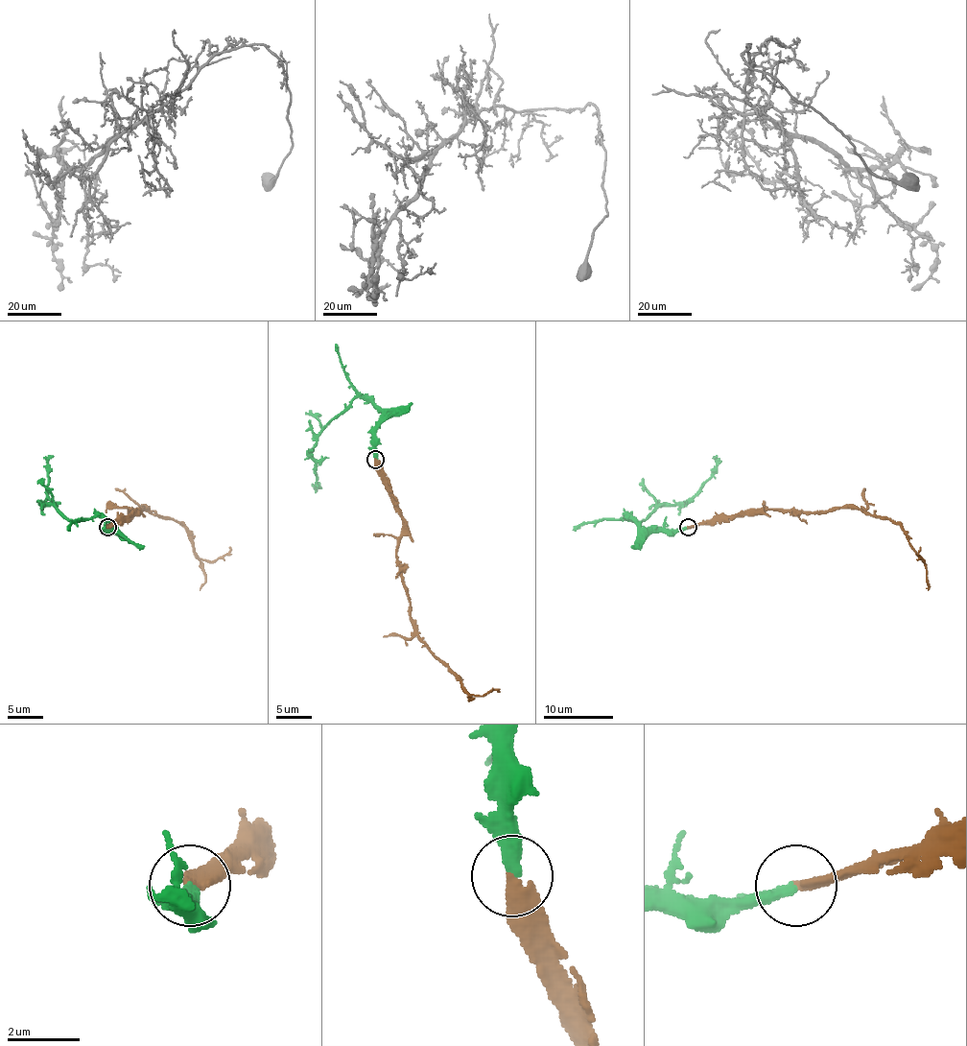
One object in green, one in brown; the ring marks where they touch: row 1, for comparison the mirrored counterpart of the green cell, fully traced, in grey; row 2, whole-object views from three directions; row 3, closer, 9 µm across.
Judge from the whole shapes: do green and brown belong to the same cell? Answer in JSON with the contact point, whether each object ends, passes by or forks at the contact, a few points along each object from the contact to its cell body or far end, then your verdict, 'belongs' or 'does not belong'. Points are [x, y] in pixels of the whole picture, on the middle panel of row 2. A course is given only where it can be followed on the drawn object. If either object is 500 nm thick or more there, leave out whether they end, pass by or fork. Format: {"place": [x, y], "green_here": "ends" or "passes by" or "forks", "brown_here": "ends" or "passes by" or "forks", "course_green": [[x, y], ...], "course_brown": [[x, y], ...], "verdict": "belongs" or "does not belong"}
{"place": [375, 460], "green_here": "ends", "brown_here": "ends", "course_green": [[376, 459], [374, 426], [381, 414], [368, 399], [357, 396], [321, 431], [311, 459], [317, 488], [321, 488]], "course_brown": [[376, 459], [379, 476], [402, 518], [397, 561], [414, 631], [470, 695], [483, 696], [498, 691]], "verdict": "belongs"}

